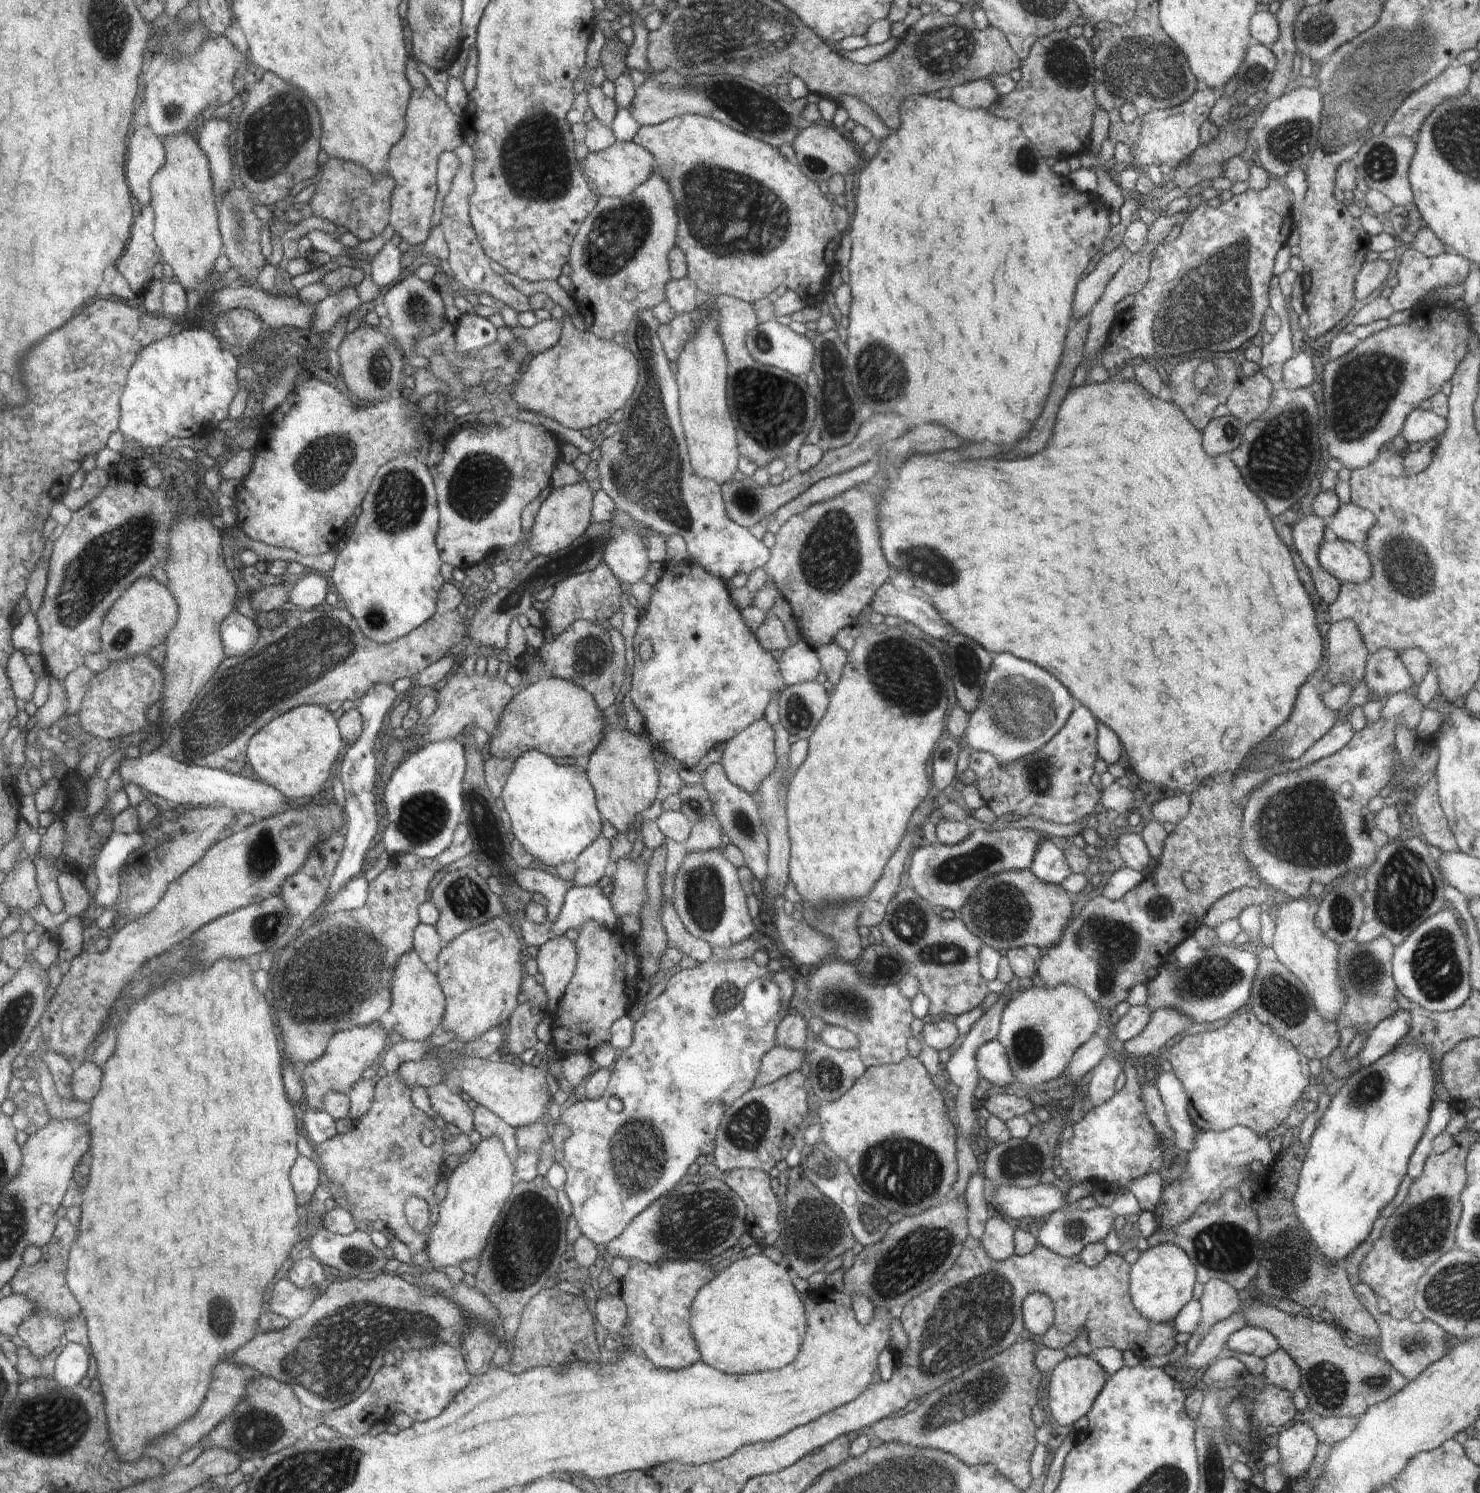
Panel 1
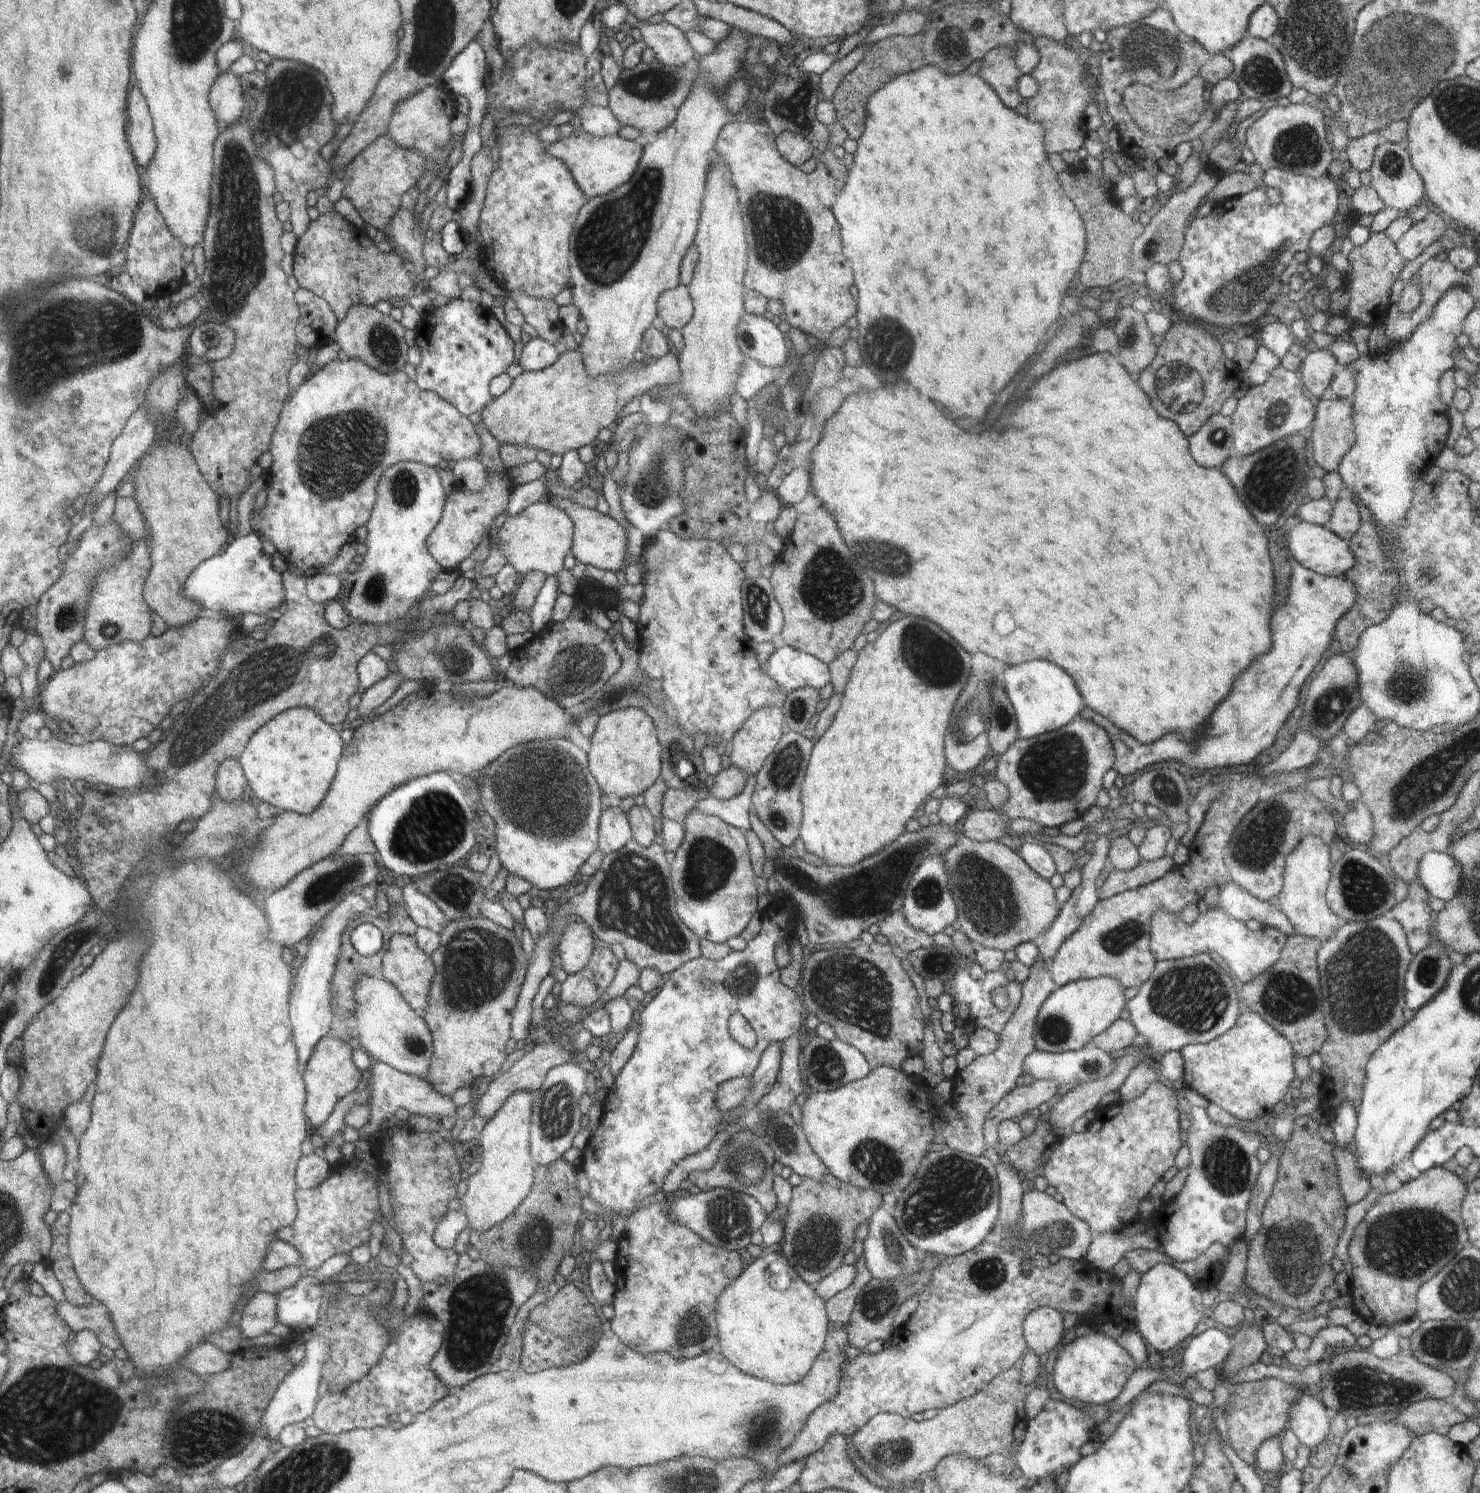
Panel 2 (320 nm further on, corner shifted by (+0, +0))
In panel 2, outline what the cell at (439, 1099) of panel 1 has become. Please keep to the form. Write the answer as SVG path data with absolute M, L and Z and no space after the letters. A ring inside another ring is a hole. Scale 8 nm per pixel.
M373 1060L370 1067L370 1080L368 1088L371 1088L371 1098L369 1108L371 1109L371 1119L366 1127L362 1127L360 1134L363 1140L370 1138L372 1134L380 1132L382 1124L387 1118L394 1115L397 1108L404 1108L412 1116L422 1116L428 1118L446 1118L446 1116L456 1117L456 1105L452 1101L452 1096L447 1097L440 1094L425 1078L401 1073L399 1070Z

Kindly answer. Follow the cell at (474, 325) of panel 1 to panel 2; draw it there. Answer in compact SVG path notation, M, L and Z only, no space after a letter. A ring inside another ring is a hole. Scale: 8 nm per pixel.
M458 295L419 320L415 345L420 352L420 362L415 368L416 384L451 401L467 417L482 412L491 402L491 380L506 373L514 360L514 342L494 313L489 308L484 310L480 303L463 300Z

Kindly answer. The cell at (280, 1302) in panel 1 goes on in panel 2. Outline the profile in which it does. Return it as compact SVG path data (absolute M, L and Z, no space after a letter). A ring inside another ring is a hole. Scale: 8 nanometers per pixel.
M262 1291L252 1294L239 1320L241 1334L245 1339L267 1335L276 1323L278 1296Z

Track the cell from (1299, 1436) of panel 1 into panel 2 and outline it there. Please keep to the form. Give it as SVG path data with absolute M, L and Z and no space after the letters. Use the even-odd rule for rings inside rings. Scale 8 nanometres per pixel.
M1317 1391L1312 1394L1301 1394L1289 1408L1290 1427L1300 1443L1315 1449L1329 1433L1329 1418L1326 1406Z

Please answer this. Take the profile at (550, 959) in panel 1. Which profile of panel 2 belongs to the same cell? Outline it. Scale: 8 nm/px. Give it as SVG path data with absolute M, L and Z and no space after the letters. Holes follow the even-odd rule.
M572 918L567 922L563 930L555 953L563 962L563 969L569 974L582 970L588 964L588 958L592 956L592 936L586 928L585 921Z

